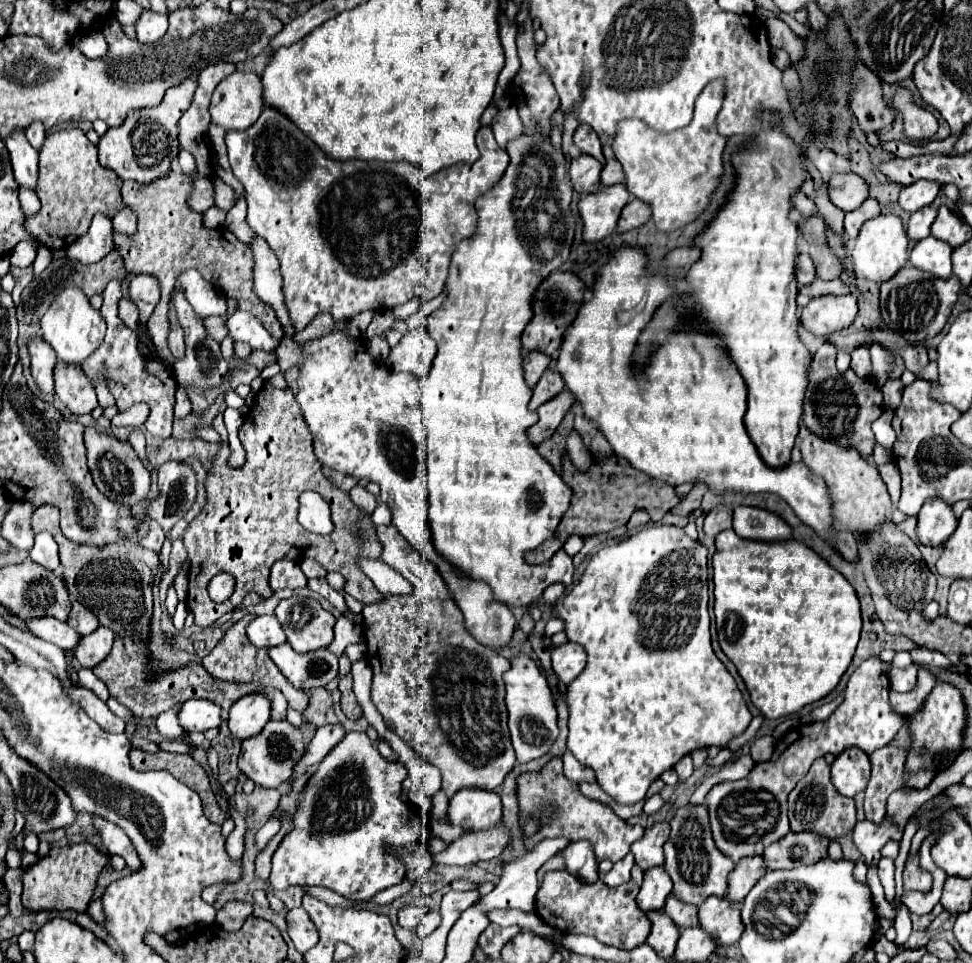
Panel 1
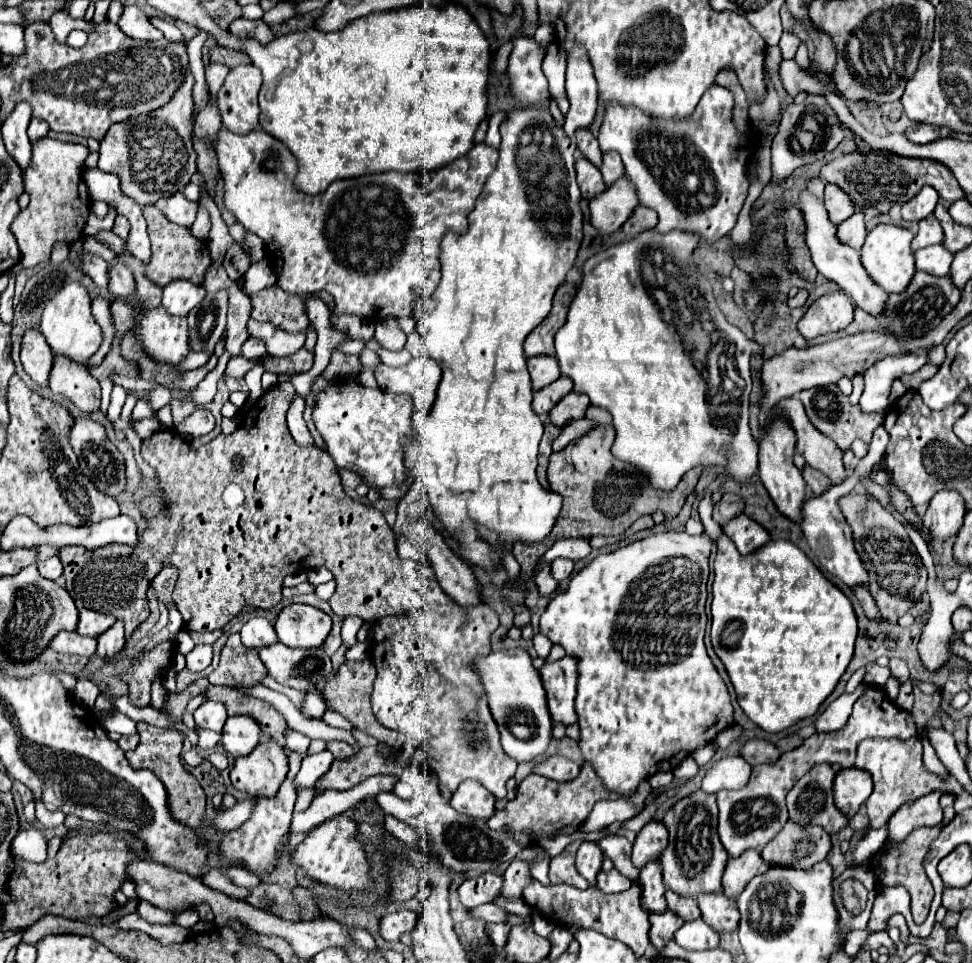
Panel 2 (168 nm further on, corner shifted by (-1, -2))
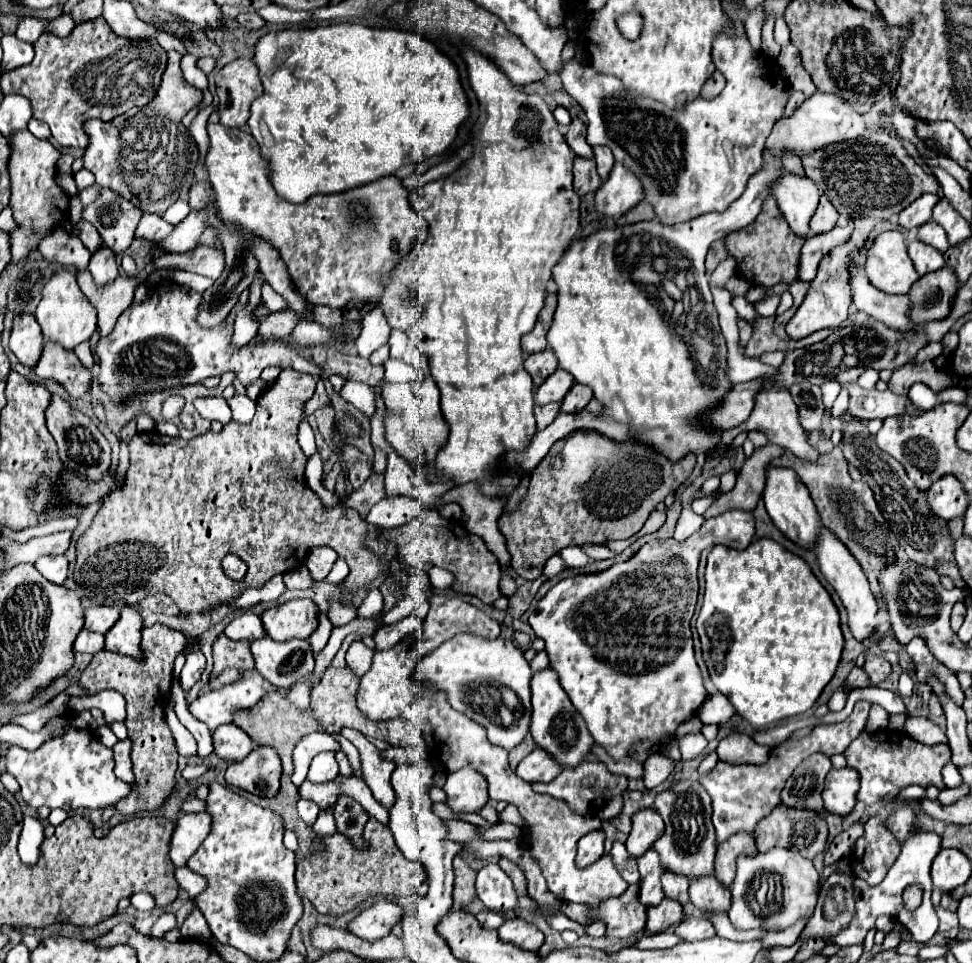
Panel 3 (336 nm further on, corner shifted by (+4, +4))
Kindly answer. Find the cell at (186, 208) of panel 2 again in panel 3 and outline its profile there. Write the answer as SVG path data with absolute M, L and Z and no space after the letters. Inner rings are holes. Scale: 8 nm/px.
M143 214L137 230L135 230L135 238L141 238L149 244L161 244L161 240L173 230L171 224L167 224L159 214Z

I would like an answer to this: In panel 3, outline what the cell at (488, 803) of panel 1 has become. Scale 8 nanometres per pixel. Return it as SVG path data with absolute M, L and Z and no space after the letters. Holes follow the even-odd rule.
M461 768L447 776L443 786L447 806L455 812L477 812L489 800L485 778L473 768Z

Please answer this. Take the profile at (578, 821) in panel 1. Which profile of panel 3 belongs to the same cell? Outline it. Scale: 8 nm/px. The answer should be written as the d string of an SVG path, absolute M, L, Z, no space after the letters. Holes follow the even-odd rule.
M615 842L613 844L611 856L613 856L613 862L615 862L615 866L617 866L617 870L619 870L619 874L623 876L625 882L629 882L629 884L639 882L637 862L635 862L635 858L627 852L627 848L621 842Z

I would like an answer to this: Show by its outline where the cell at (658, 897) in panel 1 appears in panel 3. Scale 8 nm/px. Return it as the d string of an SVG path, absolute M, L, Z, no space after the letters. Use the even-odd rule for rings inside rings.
M651 848L647 854L637 858L639 872L641 872L641 882L639 882L639 900L645 906L655 906L659 904L665 894L661 890L661 874L665 872L659 860L659 854Z

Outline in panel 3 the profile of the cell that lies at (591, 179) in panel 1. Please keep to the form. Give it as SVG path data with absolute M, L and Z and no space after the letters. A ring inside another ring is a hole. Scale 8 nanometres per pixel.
M575 158L573 162L573 186L579 196L585 196L587 192L595 192L601 186L601 178L595 170L595 160L587 158Z

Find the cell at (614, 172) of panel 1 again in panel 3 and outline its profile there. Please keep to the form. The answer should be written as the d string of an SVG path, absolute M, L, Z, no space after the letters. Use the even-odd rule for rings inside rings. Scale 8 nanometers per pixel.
M597 146L593 148L594 160L597 162L597 172L601 176L601 180L607 180L611 168L613 168L613 154L611 154L610 148L605 146Z

